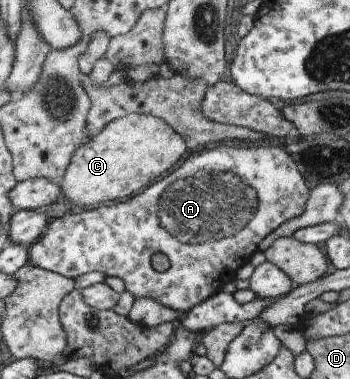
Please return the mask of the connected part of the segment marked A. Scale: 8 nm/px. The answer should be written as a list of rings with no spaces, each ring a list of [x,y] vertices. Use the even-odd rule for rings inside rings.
[[[255,144],[252,148],[234,148],[234,146],[216,146],[211,150],[202,150],[191,153],[178,168],[174,168],[170,174],[162,179],[158,178],[148,185],[143,192],[138,192],[130,197],[125,203],[112,204],[111,206],[100,206],[100,208],[88,208],[80,214],[65,214],[60,218],[55,218],[46,223],[40,236],[27,246],[27,262],[32,266],[65,276],[66,278],[76,278],[80,274],[92,272],[94,270],[102,272],[104,276],[116,276],[124,283],[124,291],[129,292],[134,299],[150,297],[163,307],[177,311],[189,311],[199,302],[206,300],[209,296],[222,290],[223,284],[232,282],[235,278],[235,270],[244,263],[257,250],[261,249],[268,240],[269,234],[284,224],[287,220],[299,217],[305,209],[309,190],[302,175],[296,168],[292,157],[285,153],[283,146],[264,147],[262,144]],[[154,252],[161,252],[169,260],[169,267],[164,272],[156,272],[150,266],[150,256]]]

